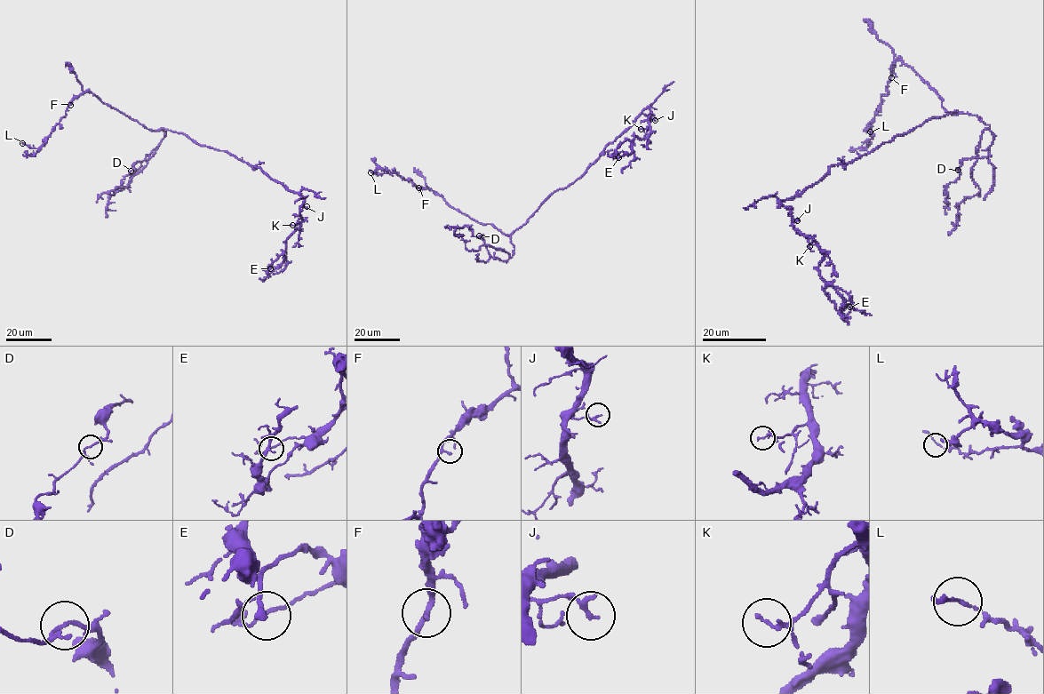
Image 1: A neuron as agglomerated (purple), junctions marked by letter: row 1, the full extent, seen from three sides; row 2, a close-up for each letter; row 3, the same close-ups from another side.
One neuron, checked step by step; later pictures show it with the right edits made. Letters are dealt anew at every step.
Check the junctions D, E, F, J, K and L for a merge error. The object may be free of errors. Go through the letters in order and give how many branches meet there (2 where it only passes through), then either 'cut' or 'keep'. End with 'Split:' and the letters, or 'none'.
D: 2 | keep
E: 2 | keep
F: 2 | keep
J: 2 | keep
K: 2 | keep
L: 2 | keep
Split: none

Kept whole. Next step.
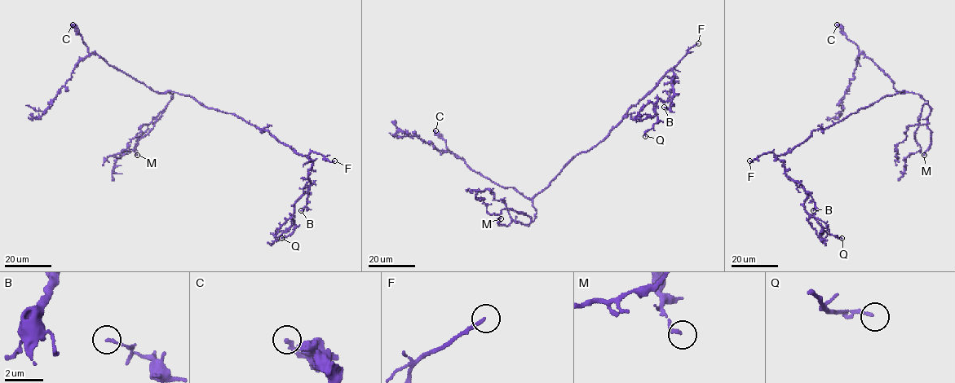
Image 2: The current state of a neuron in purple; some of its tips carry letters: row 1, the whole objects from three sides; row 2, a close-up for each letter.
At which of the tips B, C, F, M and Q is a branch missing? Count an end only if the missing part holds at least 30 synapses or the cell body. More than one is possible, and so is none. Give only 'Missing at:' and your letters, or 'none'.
Missing at: F

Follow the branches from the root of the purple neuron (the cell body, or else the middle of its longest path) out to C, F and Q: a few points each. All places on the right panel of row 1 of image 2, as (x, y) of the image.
C: (864, 107), (886, 95), (904, 91), (897, 91), (890, 77), (870, 59), (859, 54), (858, 46), (837, 24)
F: (864, 107), (827, 128), (814, 129), (805, 141), (790, 151), (775, 156), (769, 151), (752, 161), (749, 160)
Q: (864, 107), (814, 129), (776, 157), (805, 191), (804, 209), (842, 238)

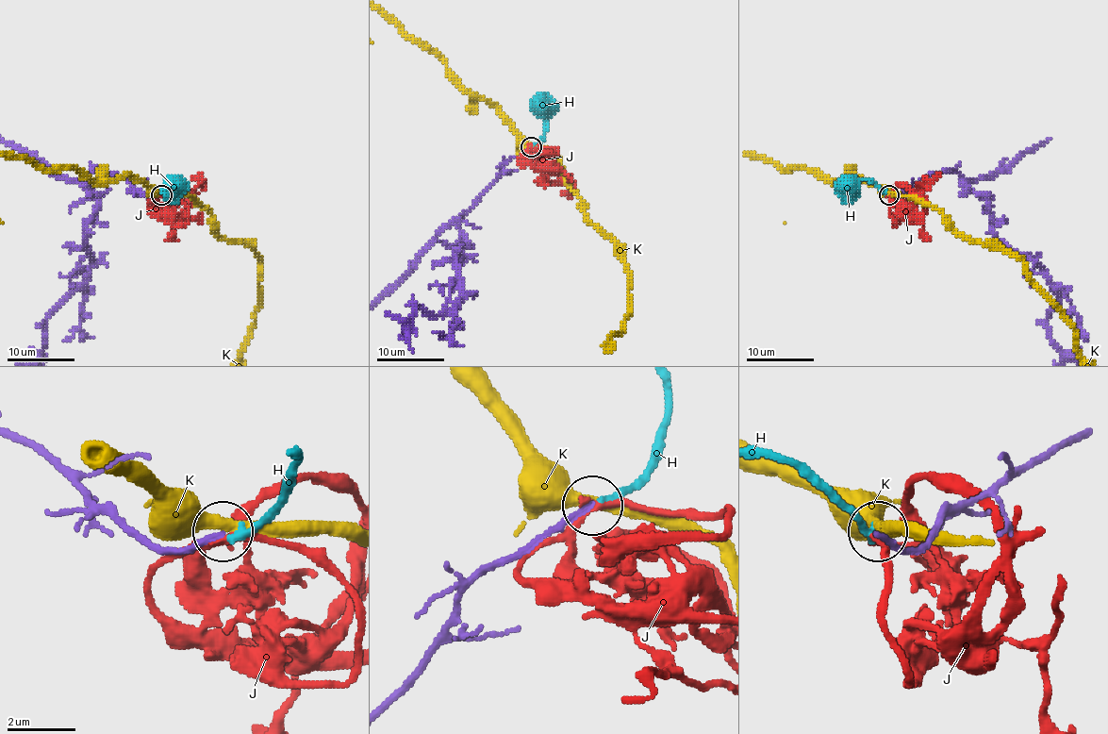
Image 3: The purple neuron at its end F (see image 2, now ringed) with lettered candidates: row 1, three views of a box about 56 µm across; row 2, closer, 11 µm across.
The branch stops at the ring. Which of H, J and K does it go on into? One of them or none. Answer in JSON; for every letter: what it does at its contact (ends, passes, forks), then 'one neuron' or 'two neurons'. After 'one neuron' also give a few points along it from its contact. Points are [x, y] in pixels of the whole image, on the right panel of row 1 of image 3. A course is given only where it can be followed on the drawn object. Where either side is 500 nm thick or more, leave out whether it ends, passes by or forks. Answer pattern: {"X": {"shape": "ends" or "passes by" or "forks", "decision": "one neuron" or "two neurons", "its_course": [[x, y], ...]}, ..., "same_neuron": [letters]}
{"H": {"shape": "ends", "decision": "two neurons"}, "J": {"shape": "forks", "decision": "two neurons"}, "K": {"shape": "passes by", "decision": "two neurons"}, "same_neuron": []}

